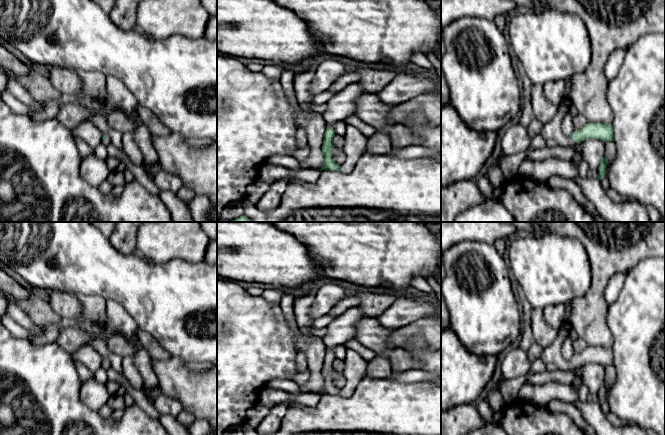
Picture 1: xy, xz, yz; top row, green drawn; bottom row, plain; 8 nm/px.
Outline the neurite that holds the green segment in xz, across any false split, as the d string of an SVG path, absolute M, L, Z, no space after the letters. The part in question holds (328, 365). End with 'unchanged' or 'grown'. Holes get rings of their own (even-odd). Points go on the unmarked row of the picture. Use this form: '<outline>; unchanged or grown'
M358 308L346 309L340 316L336 317L328 326L327 333L322 338L326 346L326 354L323 362L322 375L324 377L324 391L317 394L339 395L340 389L335 386L332 380L334 372L334 360L332 349L338 345L344 345L356 335L357 323L366 316Z; grown

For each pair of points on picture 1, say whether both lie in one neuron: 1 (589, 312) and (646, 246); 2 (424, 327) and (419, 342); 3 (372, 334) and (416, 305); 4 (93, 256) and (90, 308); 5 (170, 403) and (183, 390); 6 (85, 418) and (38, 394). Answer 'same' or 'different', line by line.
1: same
2: different
3: different
4: different
5: different
6: same

